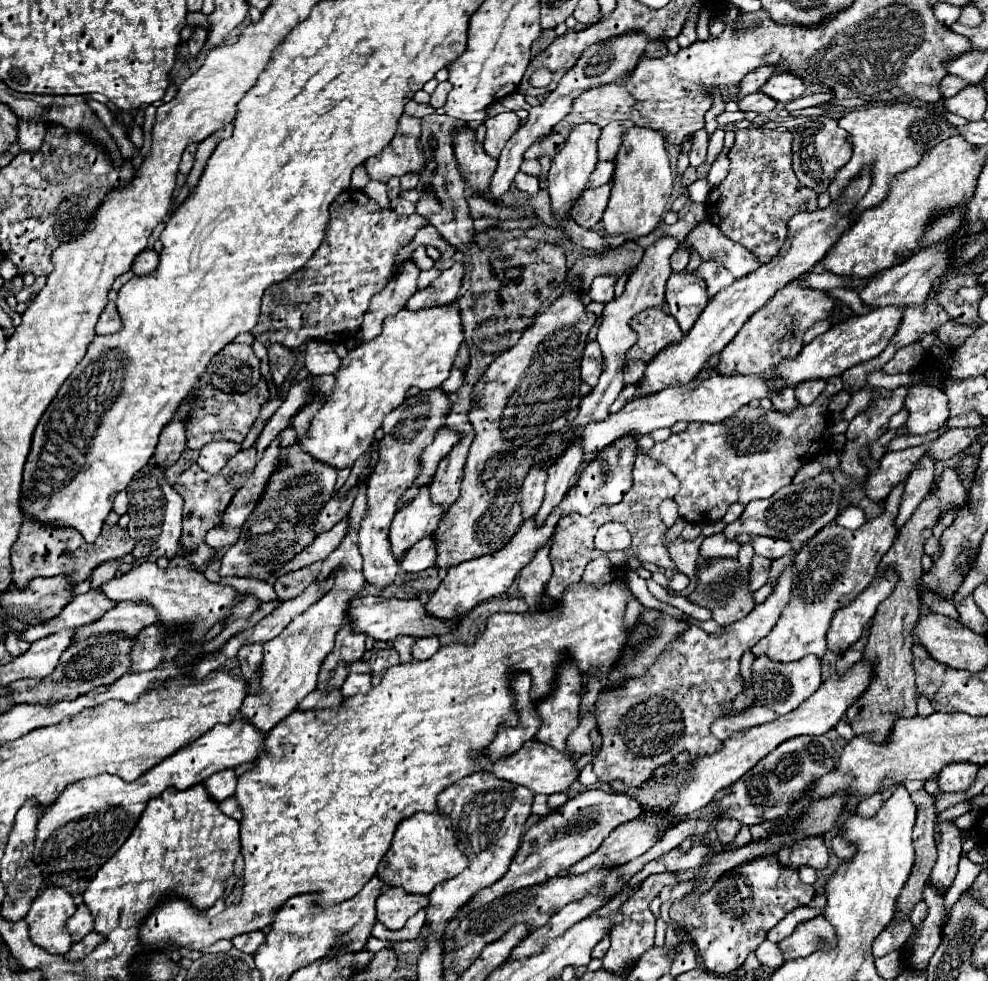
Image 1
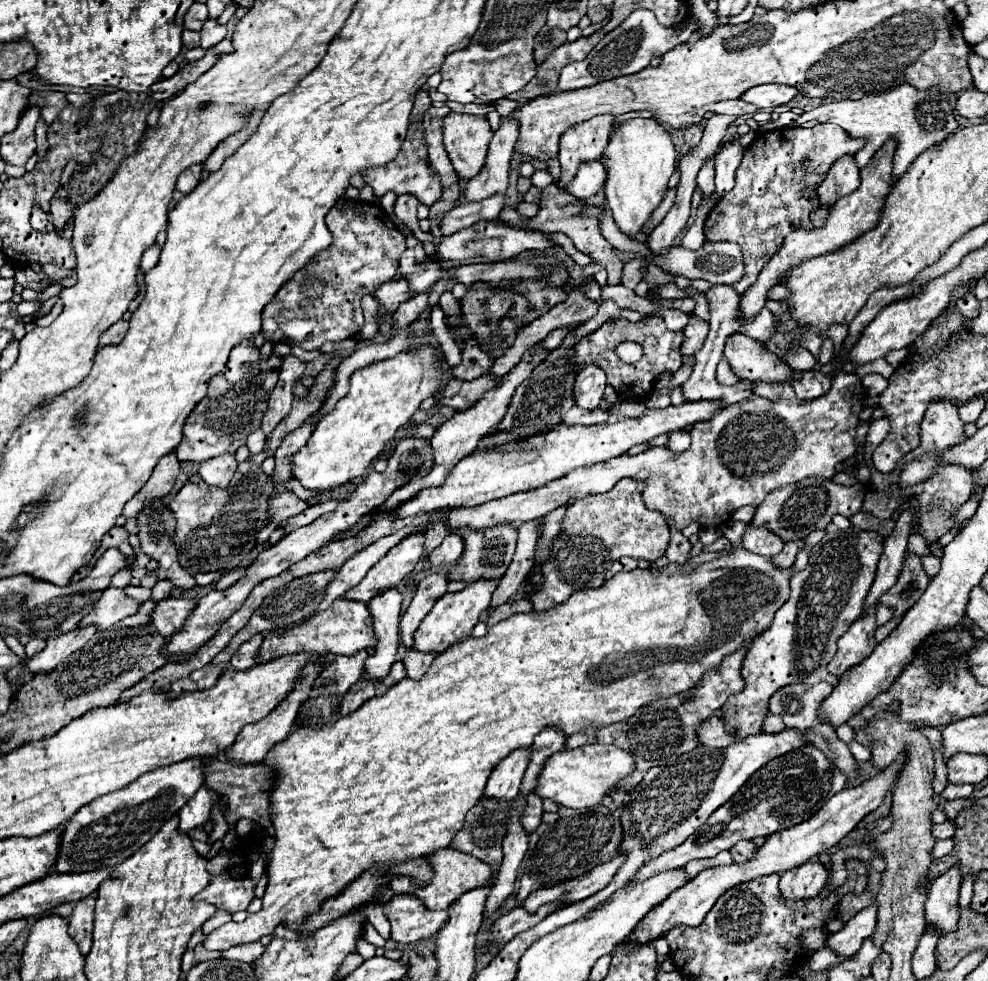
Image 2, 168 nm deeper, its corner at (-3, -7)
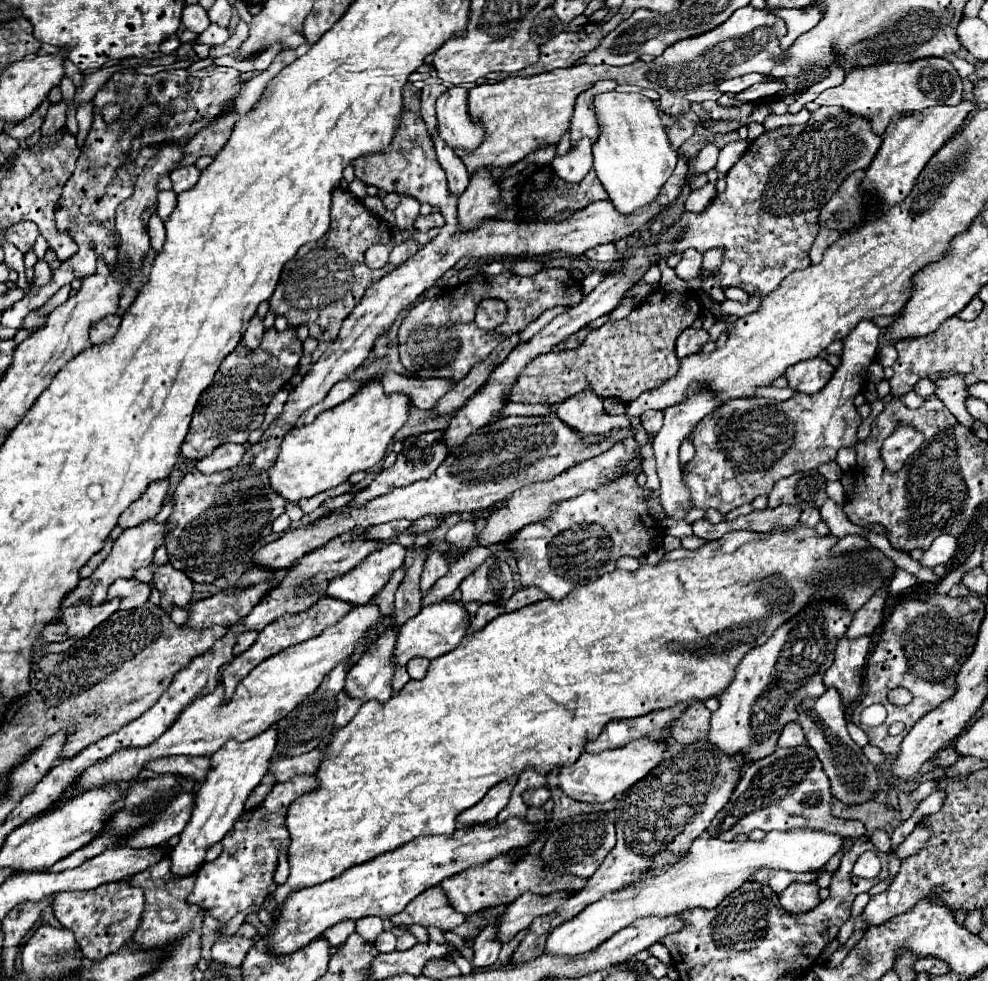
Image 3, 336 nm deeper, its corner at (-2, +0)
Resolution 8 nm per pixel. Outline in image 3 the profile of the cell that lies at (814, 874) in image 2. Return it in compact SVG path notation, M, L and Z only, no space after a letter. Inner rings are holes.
M815 881L811 883L795 883L789 885L781 895L779 895L781 907L787 909L789 913L805 913L807 909L813 909L819 905L819 885Z

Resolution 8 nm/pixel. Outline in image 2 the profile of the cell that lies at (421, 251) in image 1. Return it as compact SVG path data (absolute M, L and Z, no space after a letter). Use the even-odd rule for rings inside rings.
M402 194L402 196L396 198L396 204L394 204L394 216L396 216L402 224L406 224L406 226L414 232L414 236L418 238L418 240L422 240L422 243L434 243L435 239L432 233L425 233L420 229L420 226L418 226L417 208L418 200L416 200L414 196Z

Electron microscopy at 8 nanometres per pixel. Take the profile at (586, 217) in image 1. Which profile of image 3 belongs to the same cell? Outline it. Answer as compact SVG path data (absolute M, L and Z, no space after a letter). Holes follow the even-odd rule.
M603 243L603 245L597 245L589 251L585 251L585 257L591 261L617 261L619 251L615 249L613 243Z

